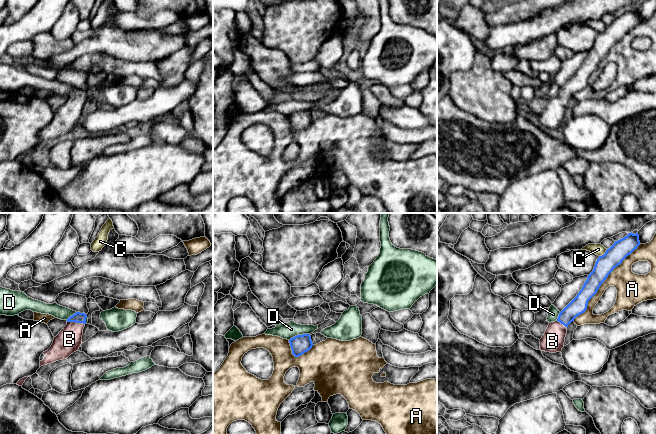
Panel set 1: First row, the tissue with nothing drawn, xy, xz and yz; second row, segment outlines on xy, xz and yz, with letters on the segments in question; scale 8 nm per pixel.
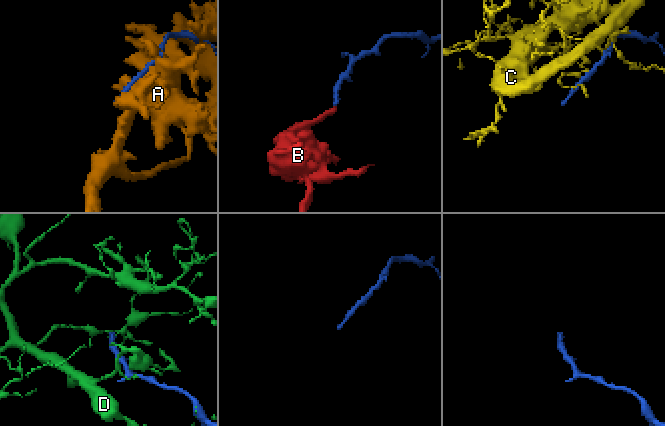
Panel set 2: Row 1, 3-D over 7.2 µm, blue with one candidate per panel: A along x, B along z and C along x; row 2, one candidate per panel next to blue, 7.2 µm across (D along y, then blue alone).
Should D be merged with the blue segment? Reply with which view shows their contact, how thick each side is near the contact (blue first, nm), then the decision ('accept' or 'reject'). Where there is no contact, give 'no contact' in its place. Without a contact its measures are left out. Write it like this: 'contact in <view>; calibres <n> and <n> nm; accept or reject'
contact in xz; calibres 150 and 130 nm; reject

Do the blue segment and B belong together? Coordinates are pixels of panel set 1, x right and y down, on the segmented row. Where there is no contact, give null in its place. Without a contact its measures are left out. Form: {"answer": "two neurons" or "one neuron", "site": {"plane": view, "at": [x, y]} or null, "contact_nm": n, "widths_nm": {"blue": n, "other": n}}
{"answer": "one neuron", "site": {"plane": "xy", "at": [76, 322]}, "contact_nm": 150, "widths_nm": {"blue": 90, "other": 200}}

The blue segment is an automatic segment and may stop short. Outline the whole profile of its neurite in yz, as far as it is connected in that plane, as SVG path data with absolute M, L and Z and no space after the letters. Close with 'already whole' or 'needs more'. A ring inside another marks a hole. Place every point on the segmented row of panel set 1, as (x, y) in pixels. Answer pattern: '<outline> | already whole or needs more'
M628 233L624 238L599 256L593 271L588 275L577 296L559 313L555 322L549 323L540 339L540 350L550 353L561 352L564 347L568 325L587 309L588 301L597 293L608 275L640 245L638 233Z | needs more

